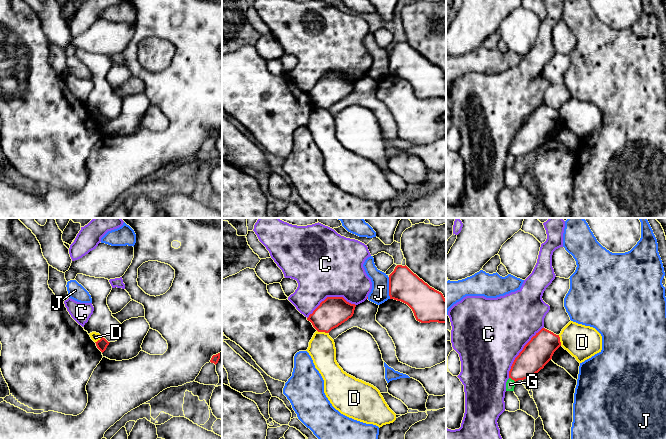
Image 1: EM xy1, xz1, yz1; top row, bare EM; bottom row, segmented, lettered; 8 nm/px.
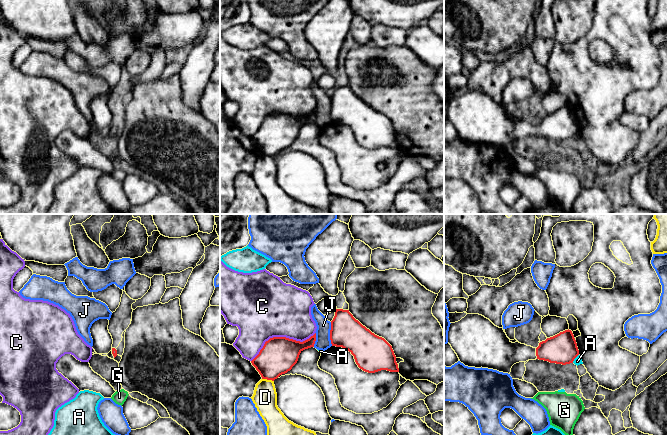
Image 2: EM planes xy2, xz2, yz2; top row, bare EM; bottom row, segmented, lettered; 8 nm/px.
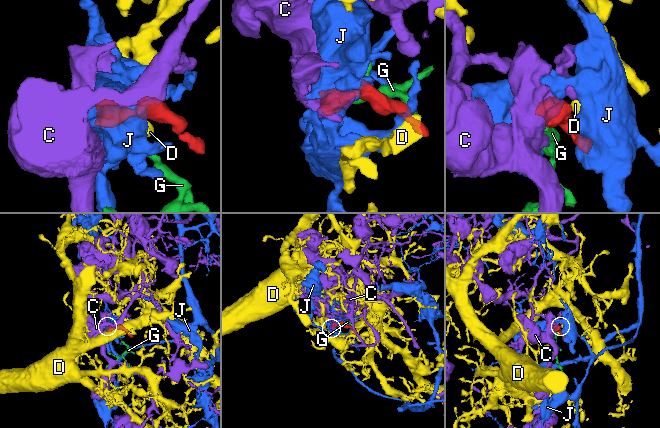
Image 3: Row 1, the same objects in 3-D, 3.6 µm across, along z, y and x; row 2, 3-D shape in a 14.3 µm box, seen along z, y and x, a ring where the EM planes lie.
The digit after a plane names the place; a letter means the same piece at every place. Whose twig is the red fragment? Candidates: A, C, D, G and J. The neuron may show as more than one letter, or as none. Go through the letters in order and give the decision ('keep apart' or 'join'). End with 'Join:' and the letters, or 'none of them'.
A: keep apart
C: keep apart
D: keep apart
G: keep apart
J: keep apart
Join: none of them

